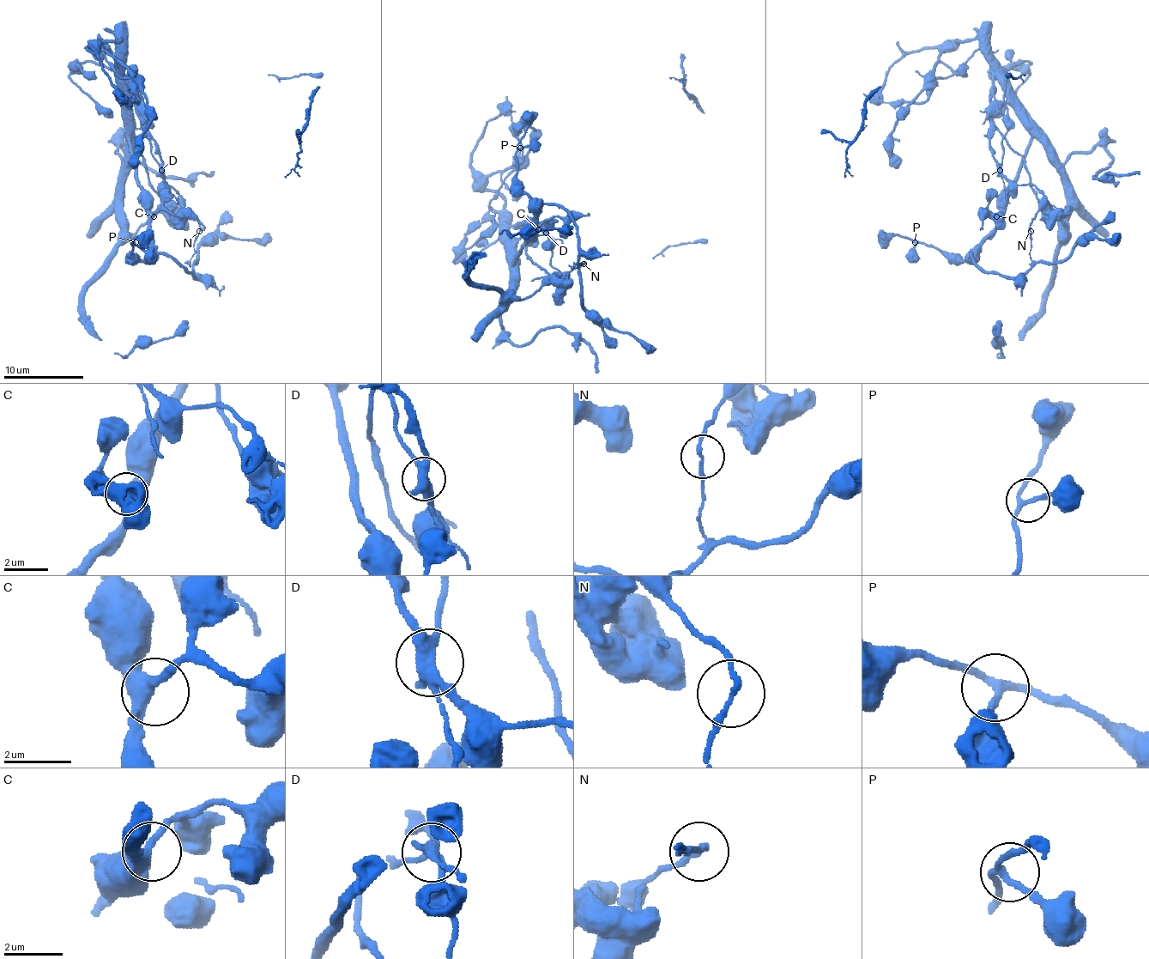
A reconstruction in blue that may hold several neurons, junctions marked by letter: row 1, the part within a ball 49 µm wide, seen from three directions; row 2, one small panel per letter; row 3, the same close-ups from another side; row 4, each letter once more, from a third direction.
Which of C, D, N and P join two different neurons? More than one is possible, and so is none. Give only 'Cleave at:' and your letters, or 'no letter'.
Cleave at: D, N

